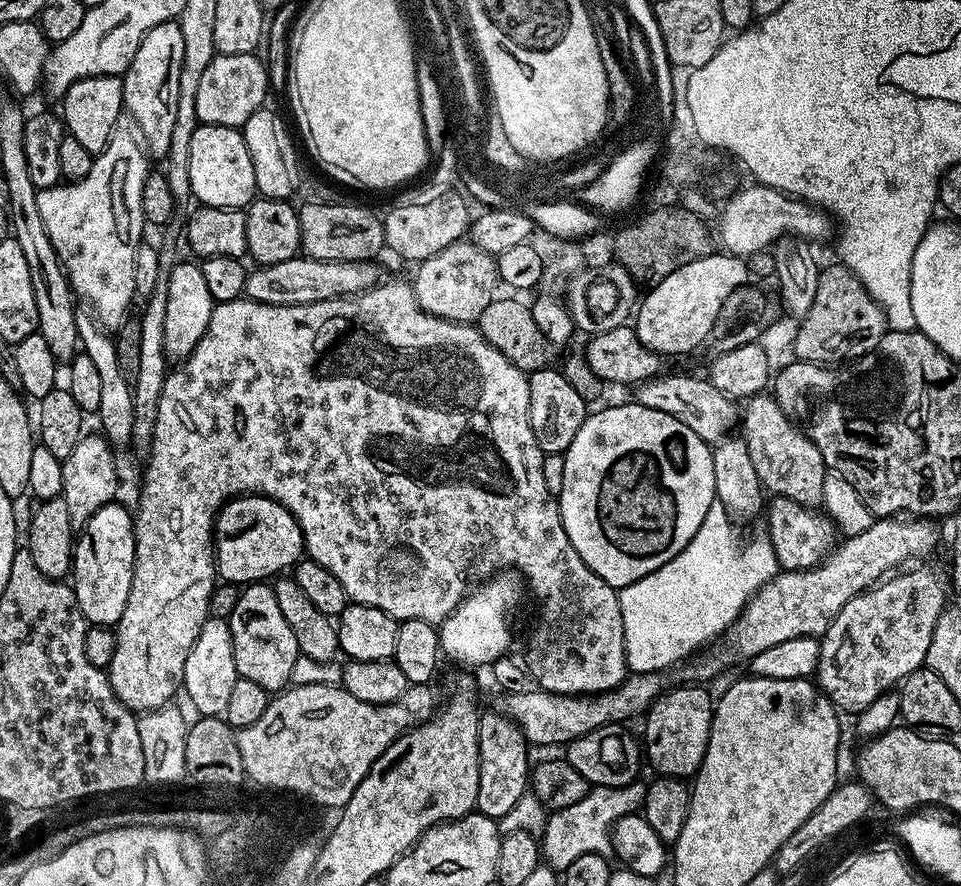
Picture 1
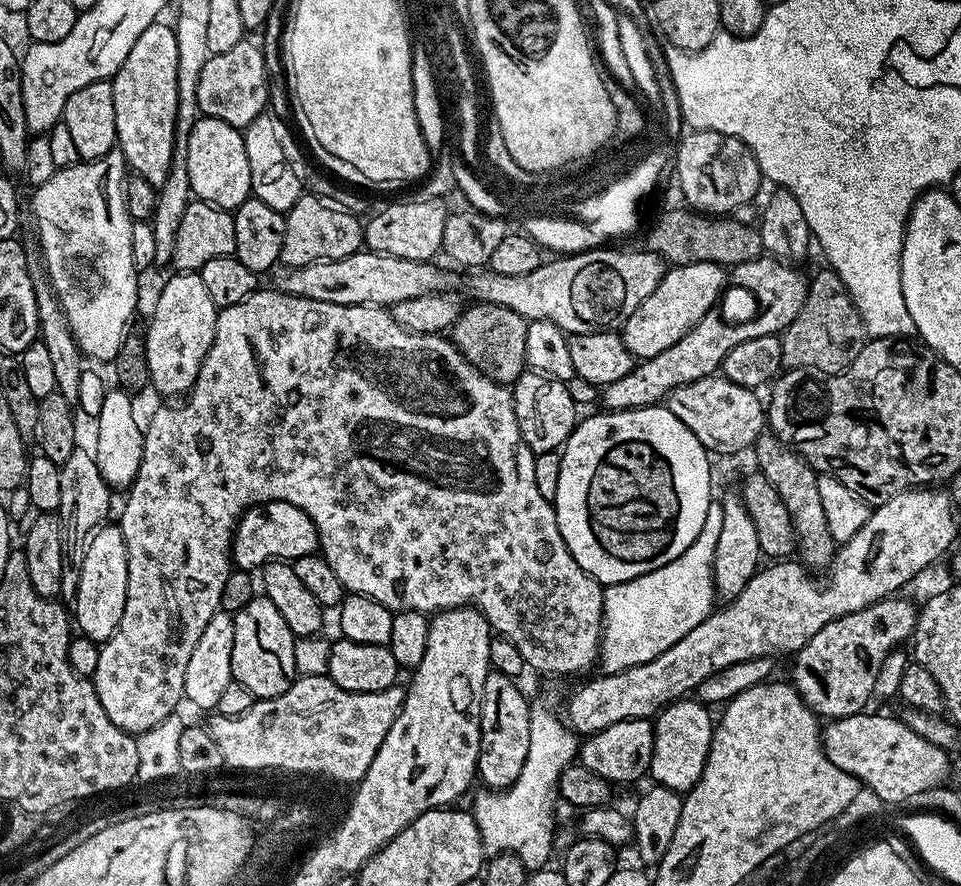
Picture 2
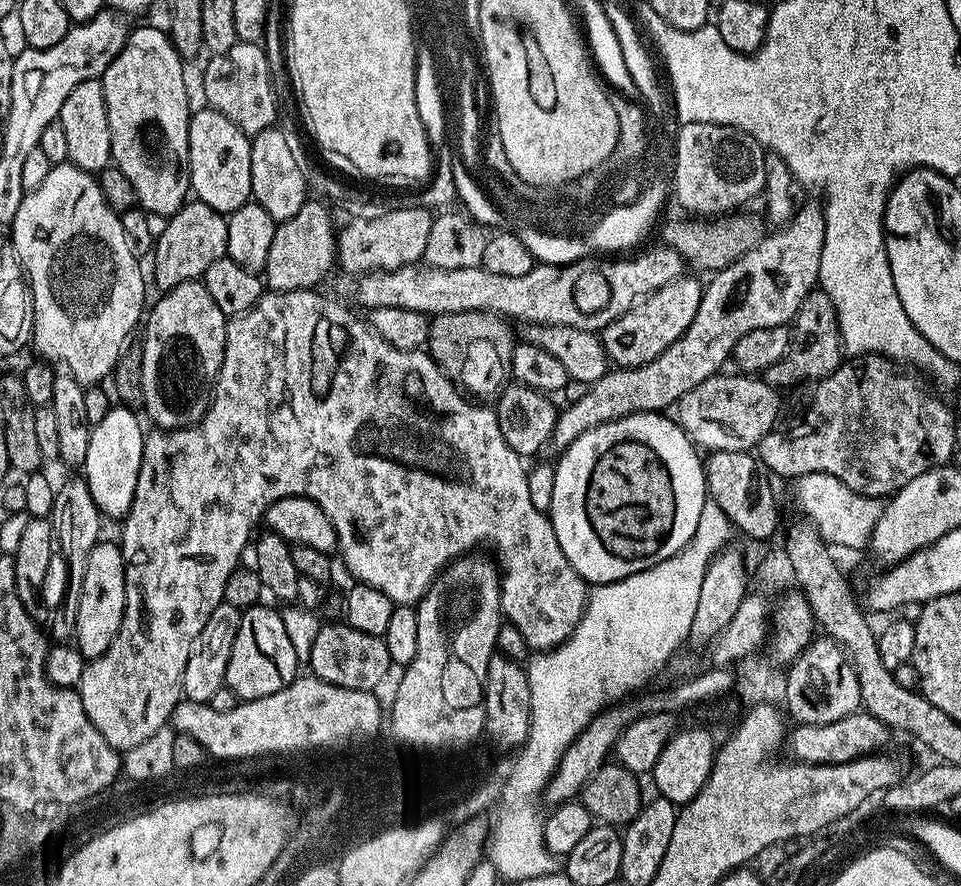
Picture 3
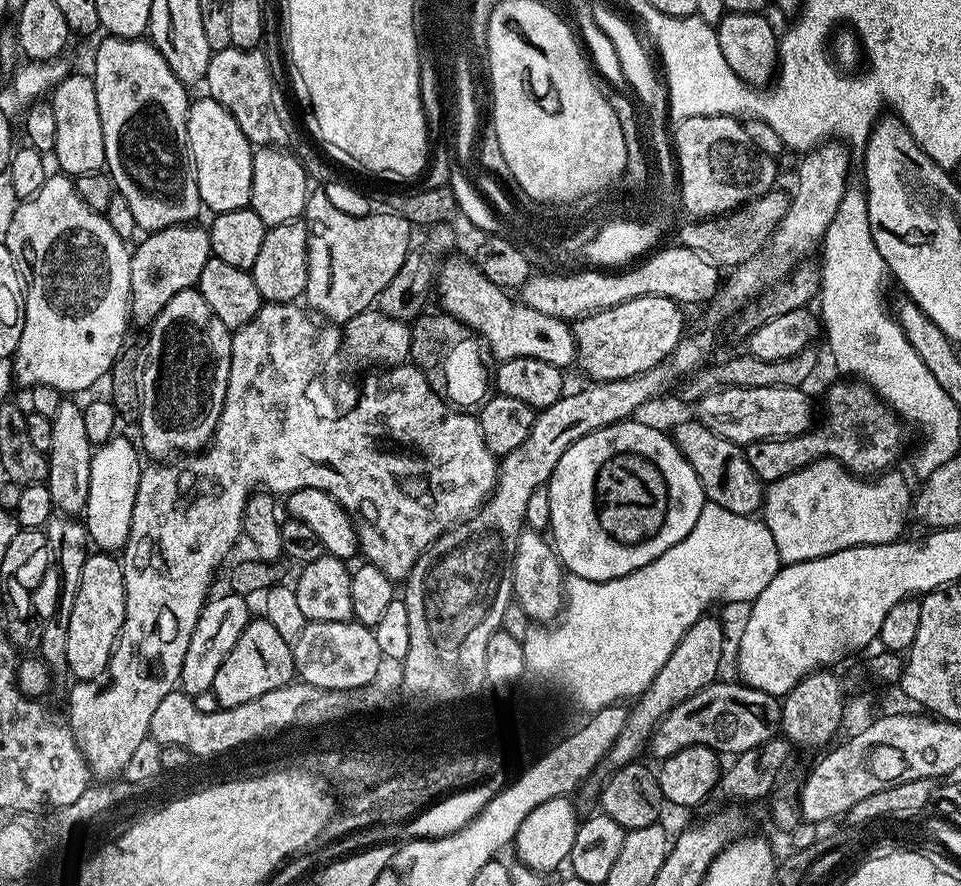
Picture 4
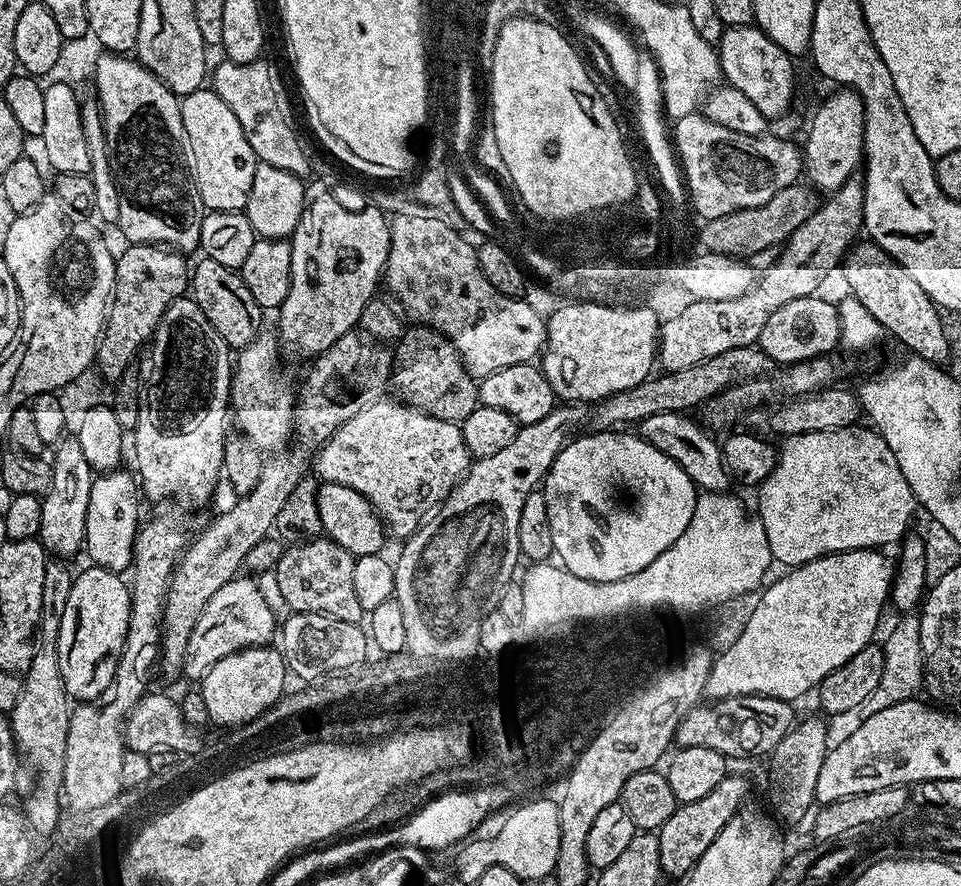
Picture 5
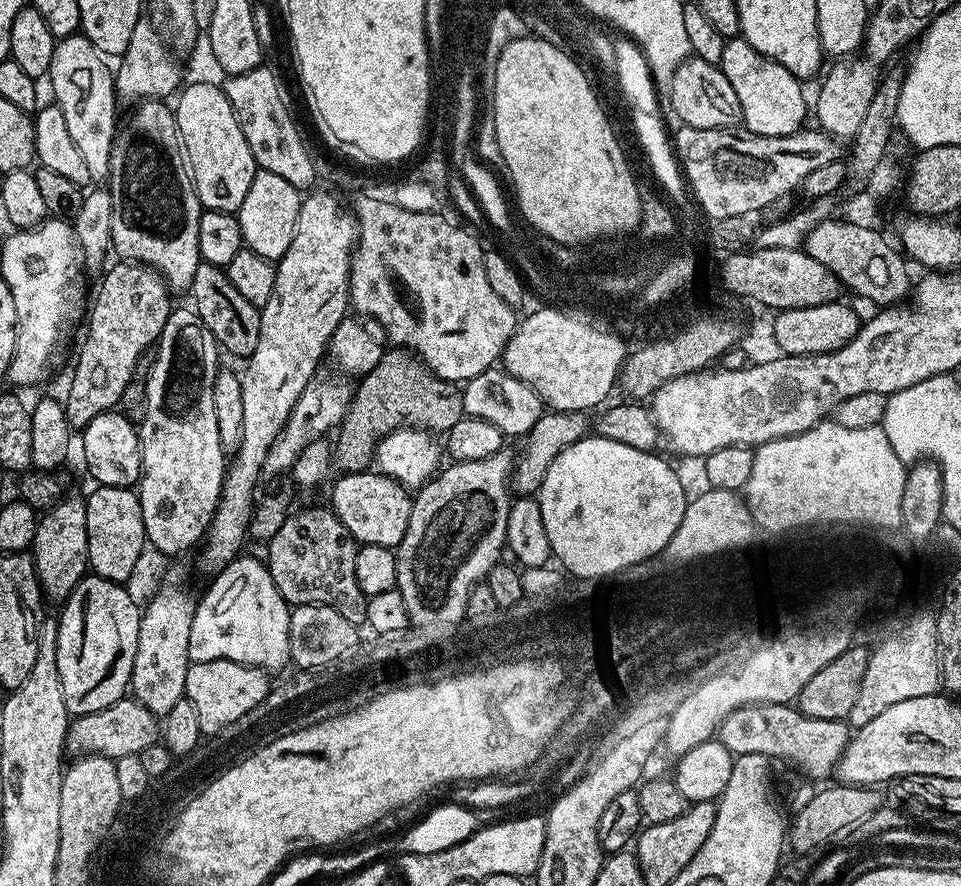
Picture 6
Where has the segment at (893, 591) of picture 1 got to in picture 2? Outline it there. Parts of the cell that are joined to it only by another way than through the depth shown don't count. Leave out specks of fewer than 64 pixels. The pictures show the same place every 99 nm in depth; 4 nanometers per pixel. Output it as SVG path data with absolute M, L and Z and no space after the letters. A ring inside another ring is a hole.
M893 594L887 600L880 600L862 610L831 620L822 626L822 630L818 630L818 634L814 634L814 638L810 638L810 642L806 642L806 646L795 653L793 660L796 661L792 664L790 683L796 690L799 703L807 711L816 713L820 718L841 720L843 716L855 716L869 707L867 704L872 700L874 678L878 678L882 662L899 645L896 643L904 639L907 641L916 628L917 605L912 605L908 600L899 600L900 598Z

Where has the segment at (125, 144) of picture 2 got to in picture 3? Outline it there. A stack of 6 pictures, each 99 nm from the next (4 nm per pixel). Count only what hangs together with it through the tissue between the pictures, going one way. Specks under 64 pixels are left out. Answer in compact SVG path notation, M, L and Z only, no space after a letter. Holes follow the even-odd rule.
M133 27L128 41L102 77L115 167L130 178L136 204L153 217L172 216L190 196L190 107L183 63L185 61L165 29L163 32L160 28Z

